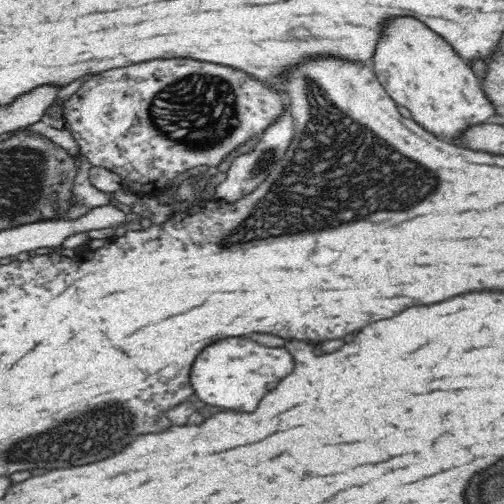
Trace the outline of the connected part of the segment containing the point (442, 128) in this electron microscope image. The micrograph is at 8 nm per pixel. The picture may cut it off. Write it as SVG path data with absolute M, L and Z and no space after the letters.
M388 18L380 30L370 64L378 82L394 102L408 108L411 118L432 134L456 136L468 124L482 122L494 114L464 58L418 18Z

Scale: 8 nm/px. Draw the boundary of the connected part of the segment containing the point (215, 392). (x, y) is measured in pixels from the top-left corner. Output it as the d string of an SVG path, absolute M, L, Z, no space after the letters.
M230 336L230 338L218 338L210 346L206 346L206 350L198 354L198 358L194 358L194 366L190 368L190 386L194 388L196 396L210 406L230 408L230 410L240 408L240 412L254 412L262 396L266 396L272 388L276 388L276 384L282 378L286 378L292 370L294 370L294 360L284 348L268 348L268 346L250 342L242 336L240 338Z

